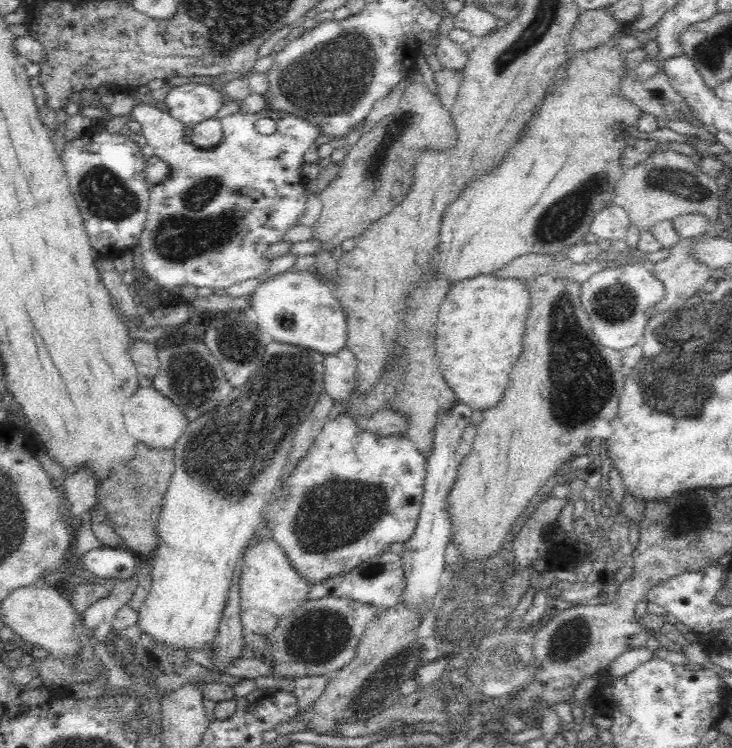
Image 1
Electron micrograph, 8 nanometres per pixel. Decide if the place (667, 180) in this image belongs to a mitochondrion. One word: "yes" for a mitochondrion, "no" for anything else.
yes

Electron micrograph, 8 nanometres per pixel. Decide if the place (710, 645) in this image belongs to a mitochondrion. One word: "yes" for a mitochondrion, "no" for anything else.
no

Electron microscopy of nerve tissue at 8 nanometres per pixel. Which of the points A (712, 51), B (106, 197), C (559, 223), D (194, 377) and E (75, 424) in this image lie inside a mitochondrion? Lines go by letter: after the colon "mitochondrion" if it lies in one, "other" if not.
A: mitochondrion
B: mitochondrion
C: mitochondrion
D: mitochondrion
E: other

